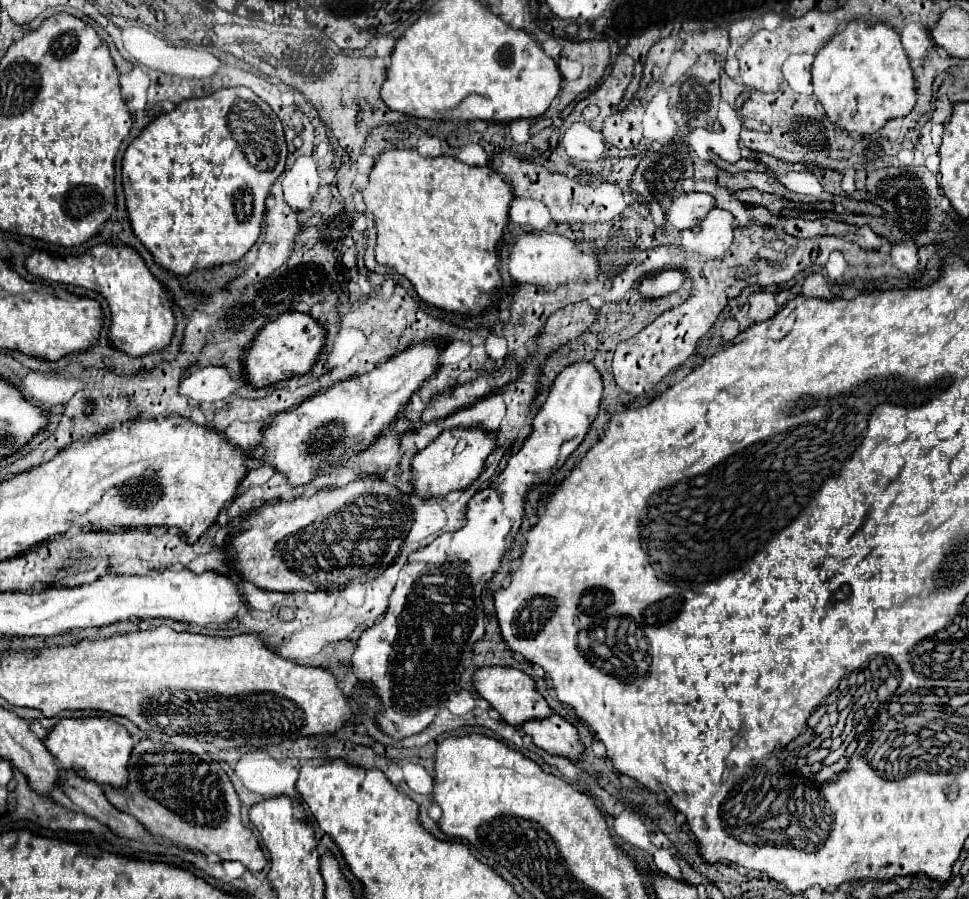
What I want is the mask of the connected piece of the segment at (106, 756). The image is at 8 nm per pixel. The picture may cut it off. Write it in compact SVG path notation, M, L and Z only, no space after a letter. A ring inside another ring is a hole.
M64 718L48 732L44 744L54 754L60 768L72 770L84 780L110 784L112 788L124 788L128 784L128 760L136 742L128 730L112 718Z

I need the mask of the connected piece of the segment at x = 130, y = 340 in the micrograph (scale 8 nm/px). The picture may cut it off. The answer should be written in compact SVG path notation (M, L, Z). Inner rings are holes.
M96 244L80 256L64 258L54 258L48 252L32 252L24 260L24 266L32 276L100 292L110 306L108 336L118 350L130 356L146 356L170 344L176 326L170 296L134 248Z

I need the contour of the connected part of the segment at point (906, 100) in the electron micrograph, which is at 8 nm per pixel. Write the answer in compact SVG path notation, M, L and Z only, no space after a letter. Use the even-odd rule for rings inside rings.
M848 22L848 26L838 32L822 50L816 54L812 64L812 86L814 94L822 102L830 120L846 130L856 134L872 134L880 130L888 120L906 116L916 104L916 90L914 90L914 72L910 68L910 60L902 48L900 36L894 28L886 24L866 24L866 22Z

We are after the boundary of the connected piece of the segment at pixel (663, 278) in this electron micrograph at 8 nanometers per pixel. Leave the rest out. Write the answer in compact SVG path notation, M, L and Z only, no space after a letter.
M664 270L656 276L648 276L642 280L638 286L640 296L644 300L656 300L668 294L674 294L684 282L684 272L682 270Z

